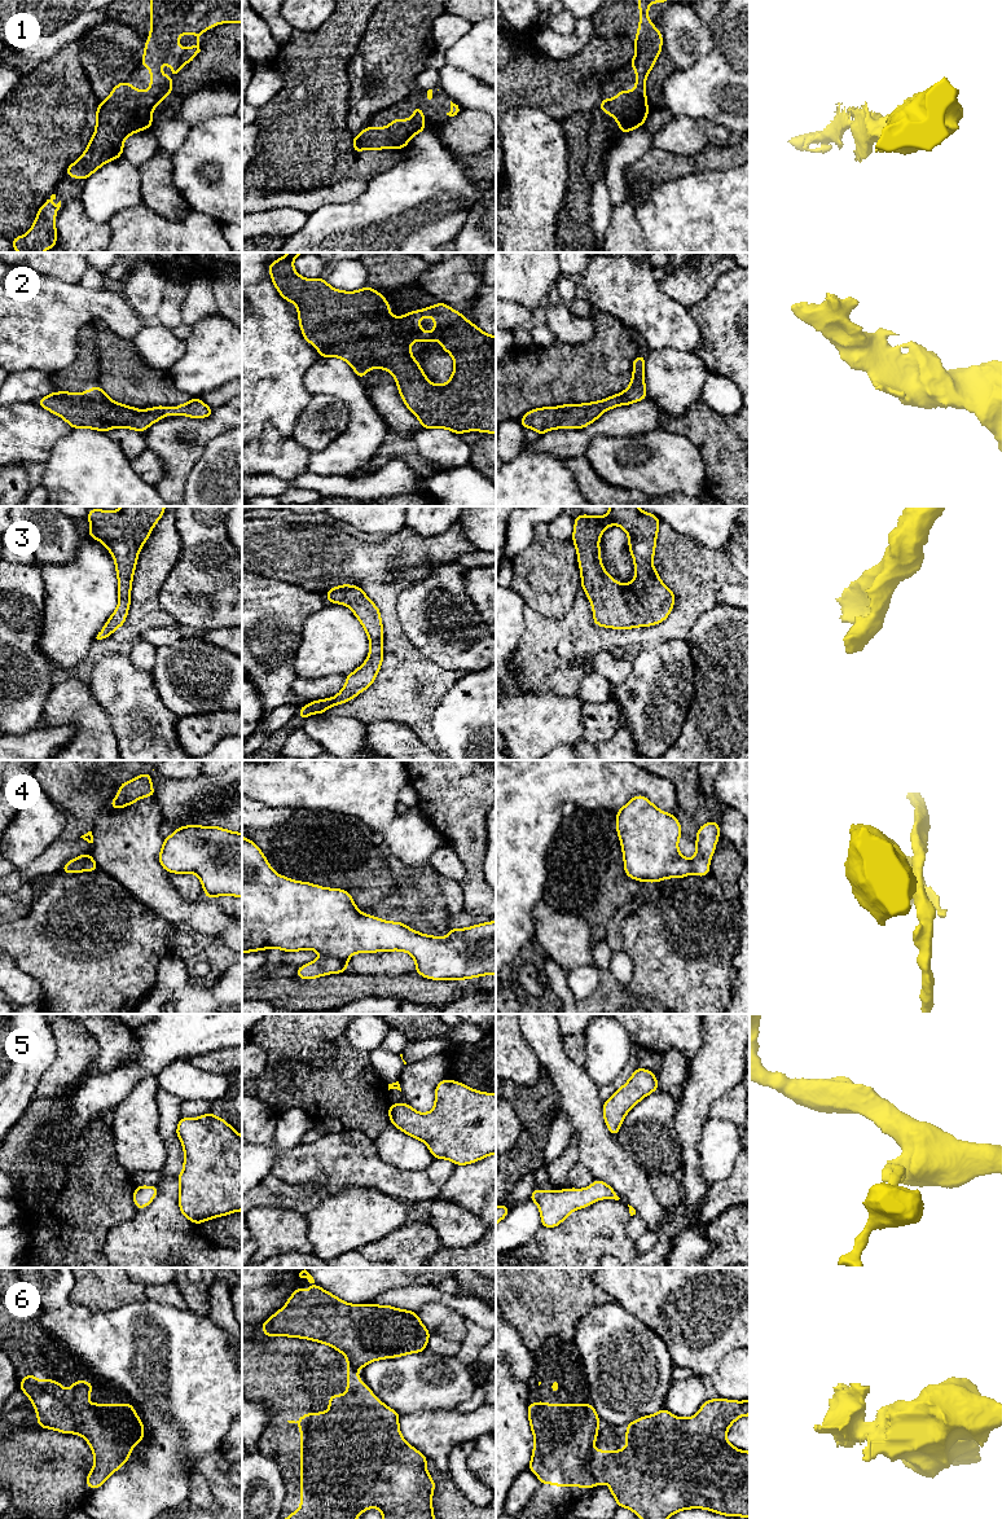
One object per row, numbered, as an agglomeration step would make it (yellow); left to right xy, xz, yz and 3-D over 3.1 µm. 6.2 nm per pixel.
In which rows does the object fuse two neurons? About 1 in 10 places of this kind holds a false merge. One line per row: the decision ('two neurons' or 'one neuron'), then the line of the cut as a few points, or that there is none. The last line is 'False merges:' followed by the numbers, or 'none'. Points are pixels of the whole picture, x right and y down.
1: one neuron; cut none
2: one neuron; cut none
3: one neuron; cut none
4: two neurons; cut xy (89, 855), (79, 865), (65, 865)
5: one neuron; cut none
6: two neurons; cut yz (590, 1449), (588, 1469), (593, 1484)
False merges: 4, 6

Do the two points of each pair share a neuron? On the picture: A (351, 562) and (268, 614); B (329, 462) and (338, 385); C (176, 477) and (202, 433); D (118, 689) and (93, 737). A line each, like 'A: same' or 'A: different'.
A: different
B: same
C: same
D: different

